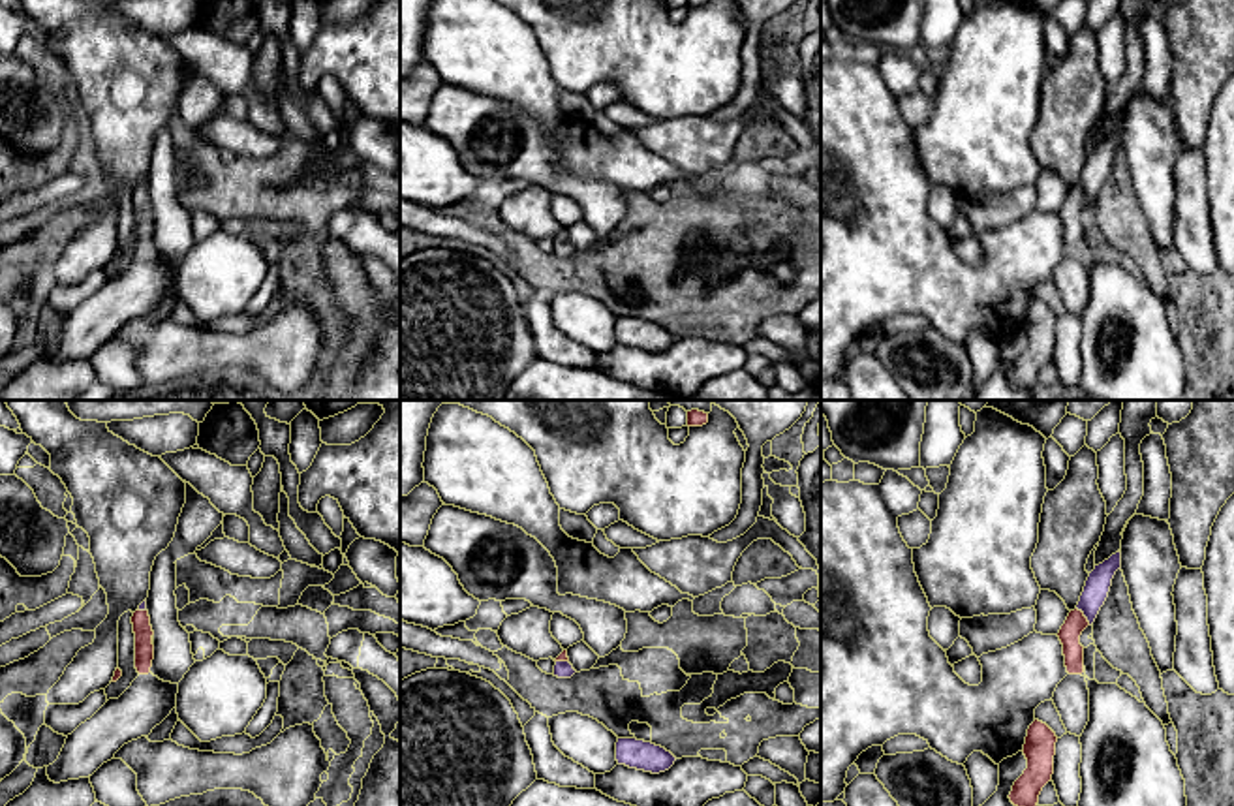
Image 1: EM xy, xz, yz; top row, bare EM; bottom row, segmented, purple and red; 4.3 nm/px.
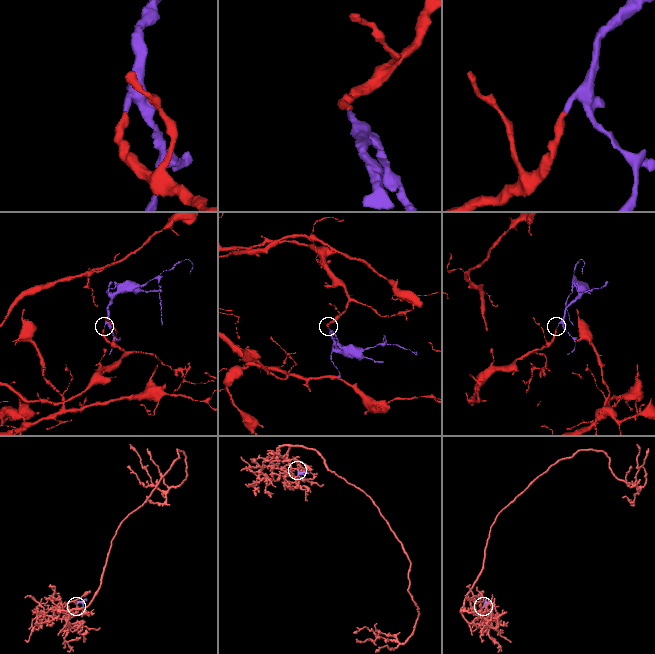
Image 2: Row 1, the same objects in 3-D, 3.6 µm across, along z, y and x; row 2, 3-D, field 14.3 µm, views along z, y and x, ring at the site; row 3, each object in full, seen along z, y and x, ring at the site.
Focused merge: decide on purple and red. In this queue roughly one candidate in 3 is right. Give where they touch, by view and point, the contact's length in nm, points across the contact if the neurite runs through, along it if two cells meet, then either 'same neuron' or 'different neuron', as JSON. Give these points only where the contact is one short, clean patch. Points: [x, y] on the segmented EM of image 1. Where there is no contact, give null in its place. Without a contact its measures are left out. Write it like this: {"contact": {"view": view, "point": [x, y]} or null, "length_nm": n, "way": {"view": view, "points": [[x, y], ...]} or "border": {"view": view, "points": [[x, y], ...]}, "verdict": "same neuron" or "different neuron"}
{"contact": {"view": "yz", "point": [1084, 615]}, "length_nm": 100, "way": {"view": "yz", "points": [[1099, 581], [1084, 615], [1069, 634]]}, "verdict": "same neuron"}

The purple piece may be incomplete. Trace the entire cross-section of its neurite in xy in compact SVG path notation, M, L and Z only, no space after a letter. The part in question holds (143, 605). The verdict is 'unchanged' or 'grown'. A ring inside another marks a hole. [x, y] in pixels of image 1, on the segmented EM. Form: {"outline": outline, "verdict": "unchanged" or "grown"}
{"outline": "M147 599L133 612L131 624L135 633L135 669L139 674L148 674L154 659L154 631L147 611Z", "verdict": "grown"}

